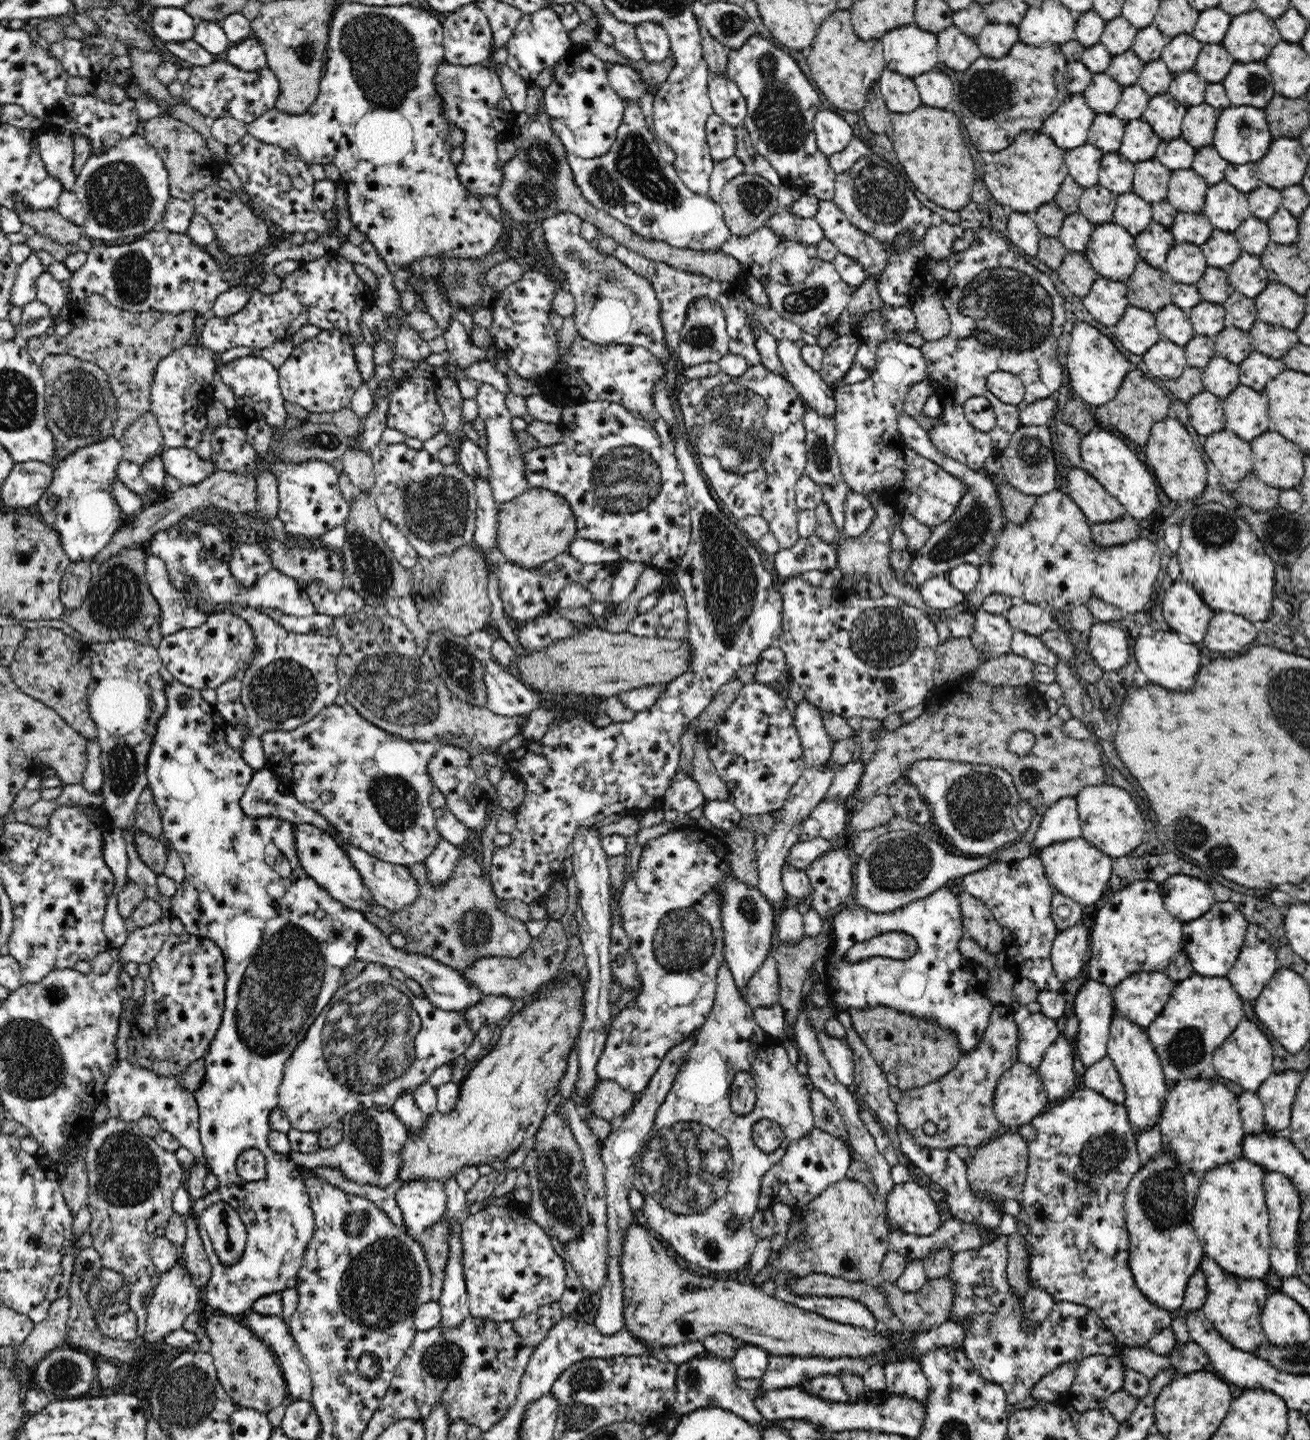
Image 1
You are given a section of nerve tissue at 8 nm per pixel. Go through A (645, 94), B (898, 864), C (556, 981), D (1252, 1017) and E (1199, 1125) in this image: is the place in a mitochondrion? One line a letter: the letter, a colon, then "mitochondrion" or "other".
A: other
B: mitochondrion
C: other
D: other
E: other

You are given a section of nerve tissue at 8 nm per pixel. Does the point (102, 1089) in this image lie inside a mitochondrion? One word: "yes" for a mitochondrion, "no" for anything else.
no

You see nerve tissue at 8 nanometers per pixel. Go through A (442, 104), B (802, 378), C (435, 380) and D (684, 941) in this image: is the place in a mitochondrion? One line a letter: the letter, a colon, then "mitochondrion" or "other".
A: other
B: other
C: other
D: mitochondrion

